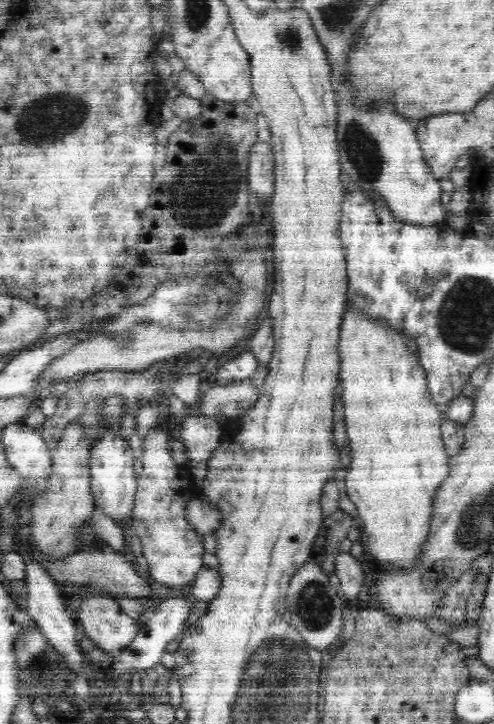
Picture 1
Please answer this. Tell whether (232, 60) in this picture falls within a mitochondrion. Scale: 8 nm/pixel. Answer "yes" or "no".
no

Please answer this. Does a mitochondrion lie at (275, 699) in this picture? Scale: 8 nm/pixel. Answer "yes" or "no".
yes

